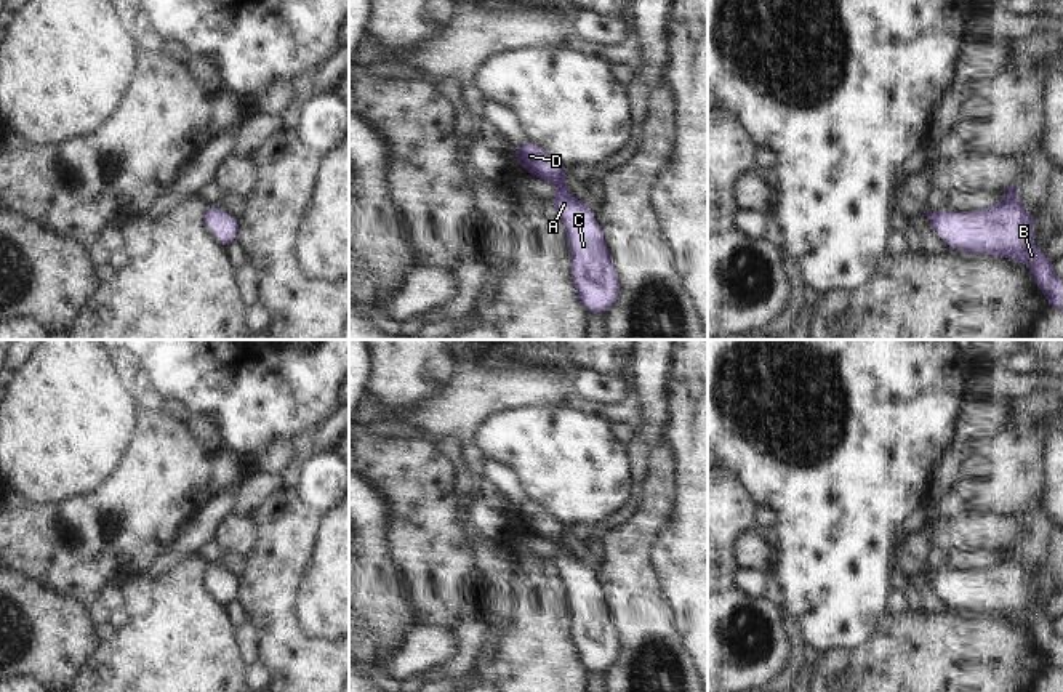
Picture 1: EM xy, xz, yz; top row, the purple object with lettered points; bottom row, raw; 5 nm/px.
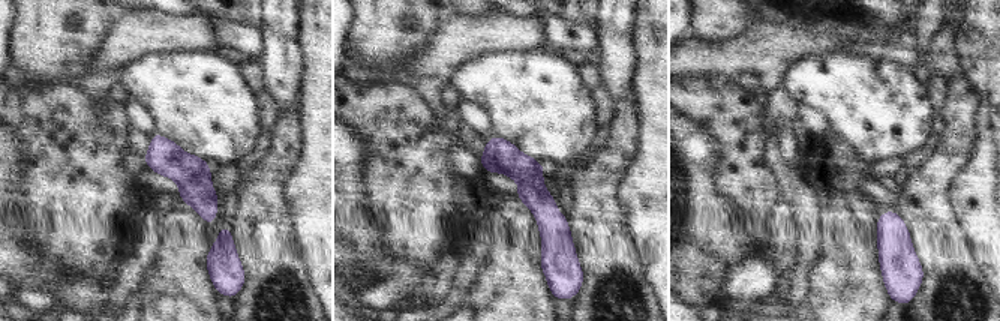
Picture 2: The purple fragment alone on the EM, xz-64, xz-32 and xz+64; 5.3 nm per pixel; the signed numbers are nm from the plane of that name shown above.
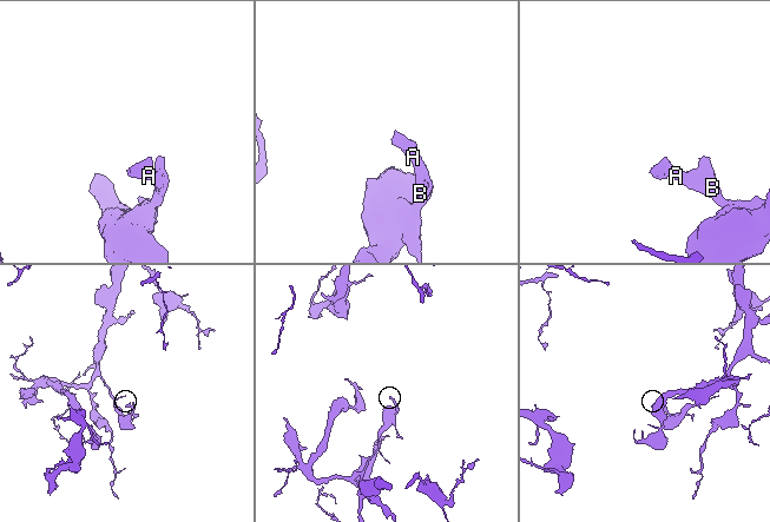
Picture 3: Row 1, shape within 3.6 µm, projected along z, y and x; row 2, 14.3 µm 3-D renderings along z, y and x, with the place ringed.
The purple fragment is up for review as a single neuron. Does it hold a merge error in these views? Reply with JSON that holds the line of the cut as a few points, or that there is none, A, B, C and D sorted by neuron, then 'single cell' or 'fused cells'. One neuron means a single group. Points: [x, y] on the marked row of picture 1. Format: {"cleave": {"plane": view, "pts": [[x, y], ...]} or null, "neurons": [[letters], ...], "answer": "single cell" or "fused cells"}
{"cleave": null, "neurons": [["A", "B", "C", "D"]], "answer": "single cell"}

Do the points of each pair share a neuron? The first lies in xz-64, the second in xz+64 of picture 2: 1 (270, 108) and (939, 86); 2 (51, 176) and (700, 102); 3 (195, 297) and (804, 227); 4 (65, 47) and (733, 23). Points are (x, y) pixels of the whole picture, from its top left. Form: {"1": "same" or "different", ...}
{"1": "same", "2": "same", "3": "different", "4": "same"}

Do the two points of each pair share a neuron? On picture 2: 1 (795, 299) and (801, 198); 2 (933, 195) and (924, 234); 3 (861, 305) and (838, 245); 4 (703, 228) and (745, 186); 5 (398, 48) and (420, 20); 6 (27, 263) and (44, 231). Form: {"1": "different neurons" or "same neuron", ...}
{"1": "same neuron", "2": "same neuron", "3": "same neuron", "4": "different neurons", "5": "same neuron", "6": "different neurons"}

